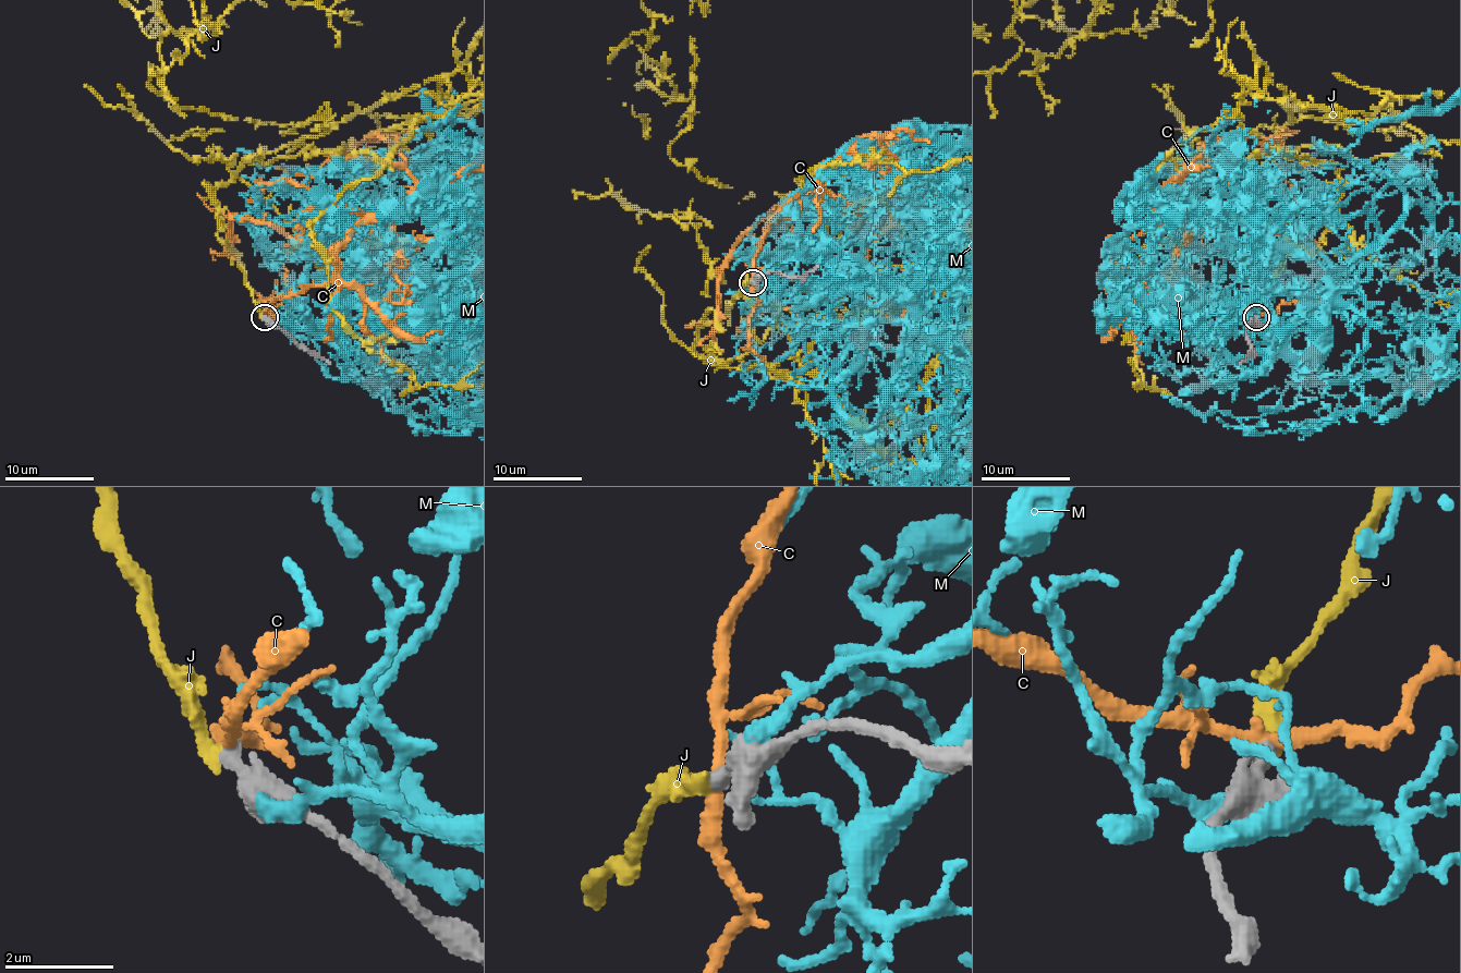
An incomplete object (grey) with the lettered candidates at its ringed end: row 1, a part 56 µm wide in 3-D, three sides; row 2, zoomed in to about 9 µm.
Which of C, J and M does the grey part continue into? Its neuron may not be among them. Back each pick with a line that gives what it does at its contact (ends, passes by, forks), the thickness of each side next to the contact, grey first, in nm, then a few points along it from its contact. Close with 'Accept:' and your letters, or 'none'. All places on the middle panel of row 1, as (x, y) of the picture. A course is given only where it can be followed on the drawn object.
J: it ends there; 400 nm thick on the grey side, 300 nm on the other
Accept: J

